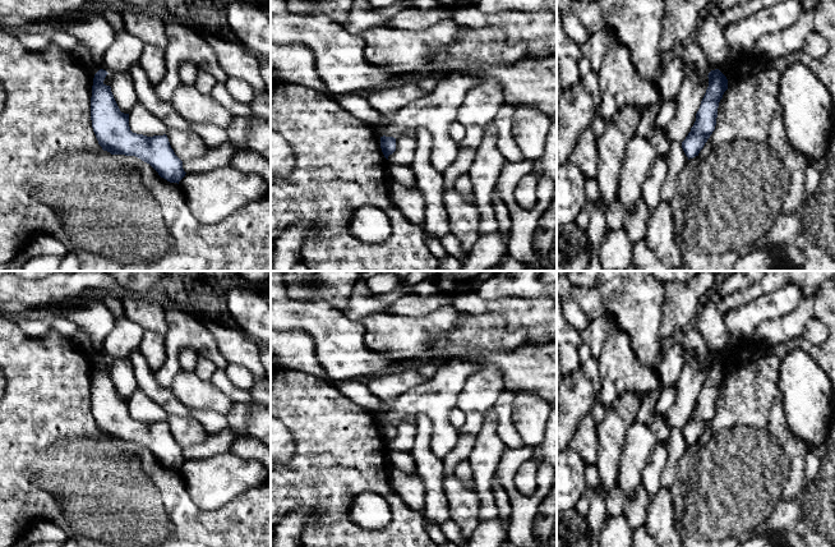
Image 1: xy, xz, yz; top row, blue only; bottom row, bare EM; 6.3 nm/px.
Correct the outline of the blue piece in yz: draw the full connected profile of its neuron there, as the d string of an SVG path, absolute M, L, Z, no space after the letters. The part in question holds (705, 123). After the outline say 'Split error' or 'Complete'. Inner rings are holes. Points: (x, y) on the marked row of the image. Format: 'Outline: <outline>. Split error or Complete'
Outline: M719 69L711 70L707 77L709 87L696 114L696 121L682 142L682 148L688 160L698 156L715 130L719 102L728 89L728 79Z. Complete

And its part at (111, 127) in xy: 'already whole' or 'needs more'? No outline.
already whole

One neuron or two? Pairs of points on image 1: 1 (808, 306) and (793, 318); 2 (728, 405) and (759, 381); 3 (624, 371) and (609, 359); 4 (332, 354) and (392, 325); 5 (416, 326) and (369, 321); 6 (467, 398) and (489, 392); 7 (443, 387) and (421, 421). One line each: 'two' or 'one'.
1: one
2: one
3: one
4: two
5: one
6: one
7: two

